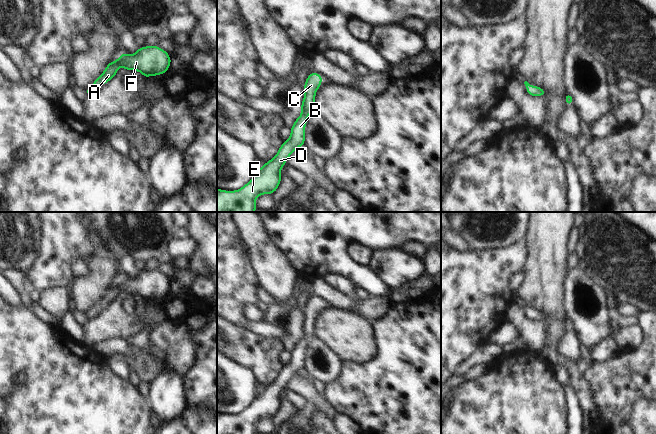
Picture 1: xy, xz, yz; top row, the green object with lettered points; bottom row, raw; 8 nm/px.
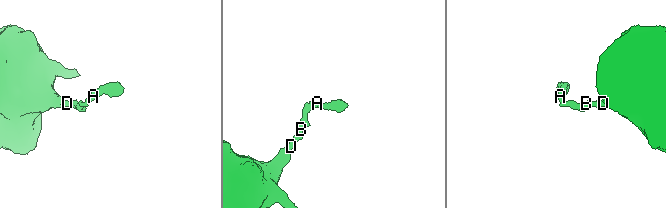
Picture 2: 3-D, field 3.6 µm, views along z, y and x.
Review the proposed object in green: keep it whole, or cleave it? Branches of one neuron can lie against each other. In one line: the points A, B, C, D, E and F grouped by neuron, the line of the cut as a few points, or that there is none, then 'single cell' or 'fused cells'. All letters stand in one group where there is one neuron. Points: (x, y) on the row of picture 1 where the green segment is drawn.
A B C D E F | no cut | single cell

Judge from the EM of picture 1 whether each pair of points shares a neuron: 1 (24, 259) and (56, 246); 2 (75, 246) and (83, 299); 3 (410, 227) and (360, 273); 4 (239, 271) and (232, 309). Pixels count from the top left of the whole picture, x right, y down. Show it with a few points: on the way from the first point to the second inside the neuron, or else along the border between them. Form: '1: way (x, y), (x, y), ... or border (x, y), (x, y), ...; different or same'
1: border (41, 231), (38, 255), (33, 263), (23, 271); different
2: border (91, 240), (93, 255), (86, 263); different
3: way (385, 229), (355, 229), (342, 242), (342, 250); same
4: way (234, 280), (234, 297), (232, 300); same

